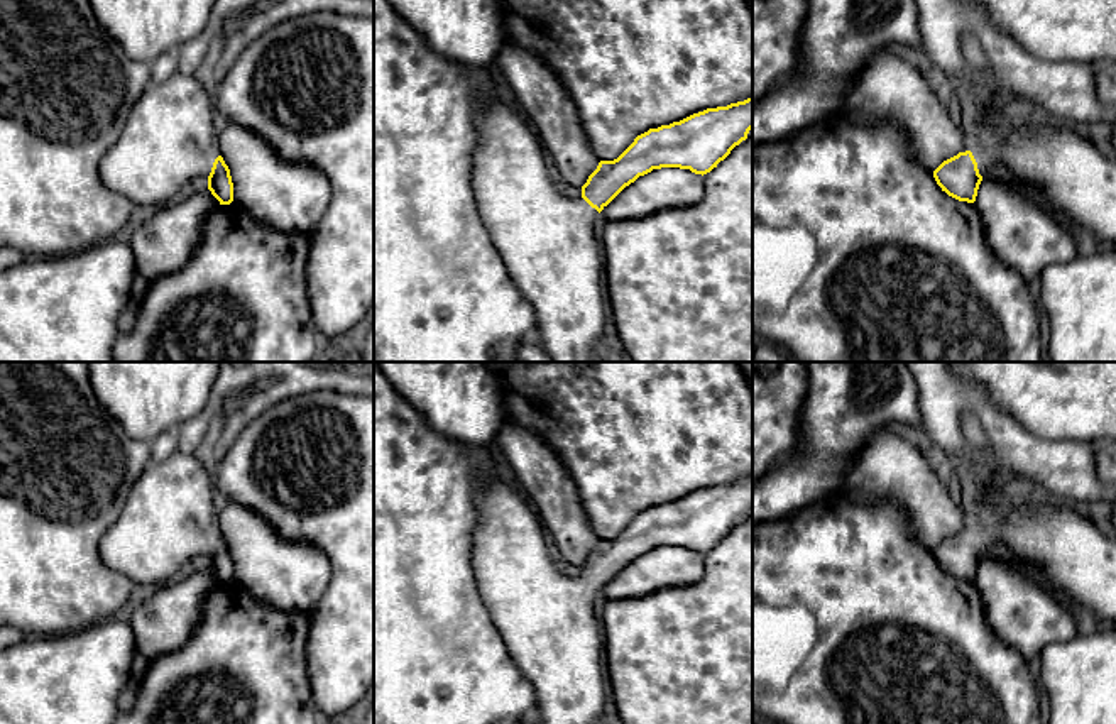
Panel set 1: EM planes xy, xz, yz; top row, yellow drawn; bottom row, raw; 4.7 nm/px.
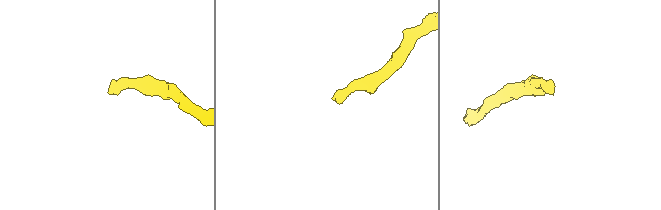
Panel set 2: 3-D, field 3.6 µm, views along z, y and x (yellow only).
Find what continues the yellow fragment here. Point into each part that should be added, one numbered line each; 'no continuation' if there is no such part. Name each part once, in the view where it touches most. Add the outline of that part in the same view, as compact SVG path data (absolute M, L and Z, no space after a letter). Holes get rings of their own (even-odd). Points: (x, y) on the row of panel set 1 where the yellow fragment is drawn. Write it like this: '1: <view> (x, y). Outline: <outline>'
1: yz (1055, 164). Outline: M987 93L998 107L993 112L977 108L977 122L971 129L971 152L982 179L1008 178L1070 228L1091 232L1108 247L1116 247L1116 159L1101 154L1082 129Z

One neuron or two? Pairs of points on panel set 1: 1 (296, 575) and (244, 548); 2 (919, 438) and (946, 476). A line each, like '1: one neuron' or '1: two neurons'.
1: one neuron
2: one neuron

